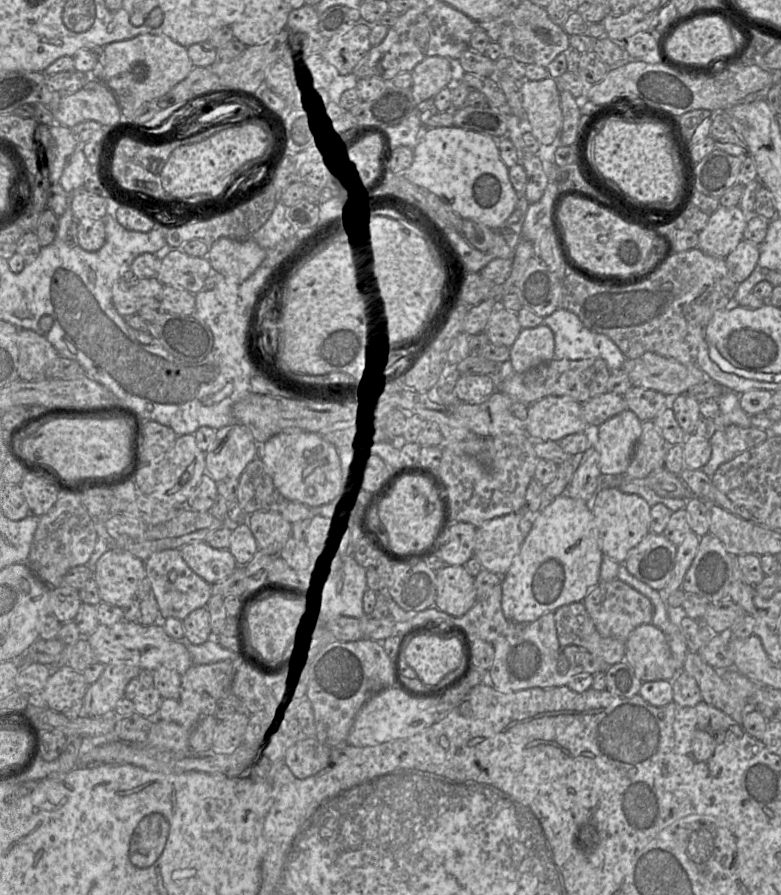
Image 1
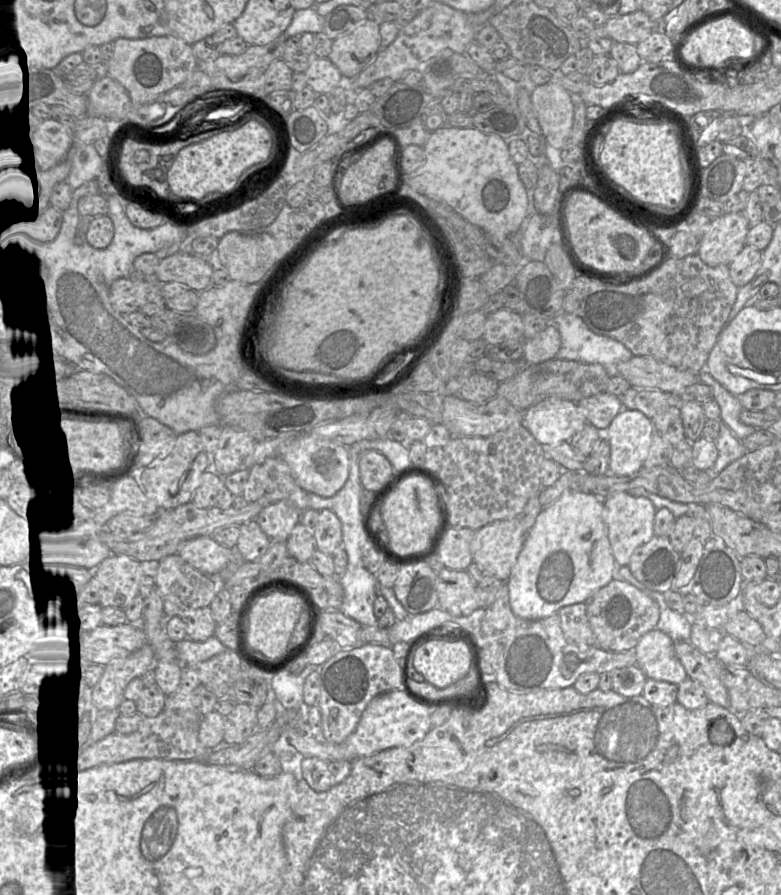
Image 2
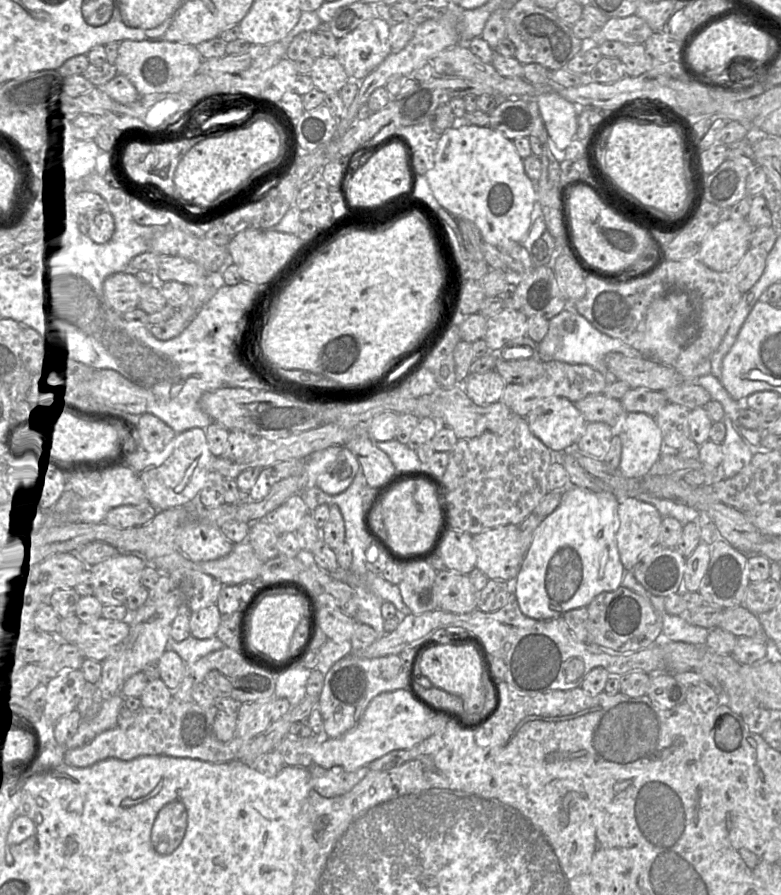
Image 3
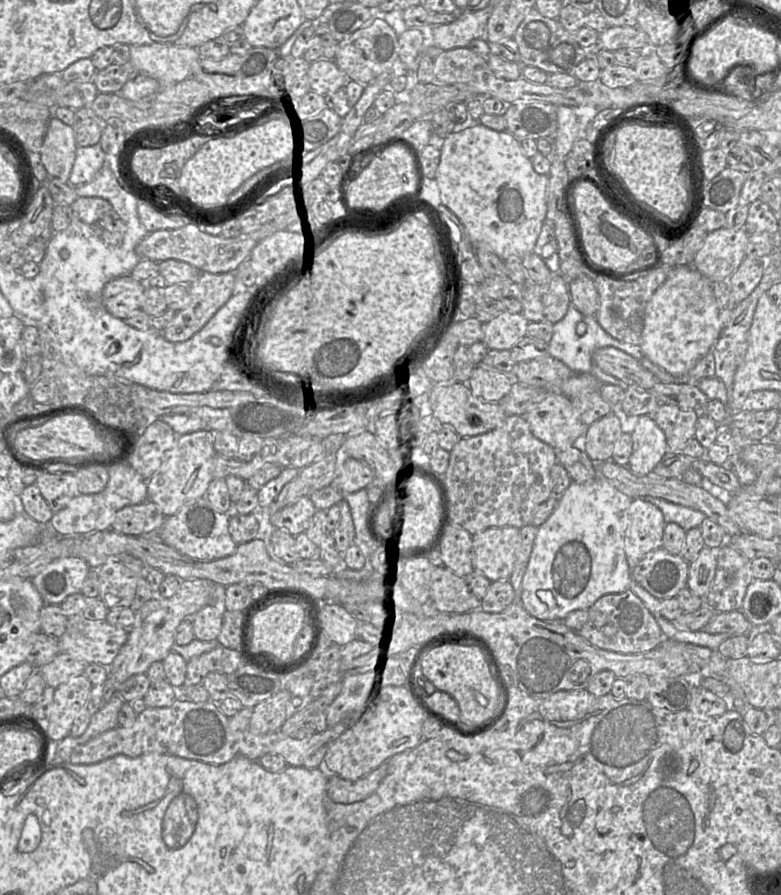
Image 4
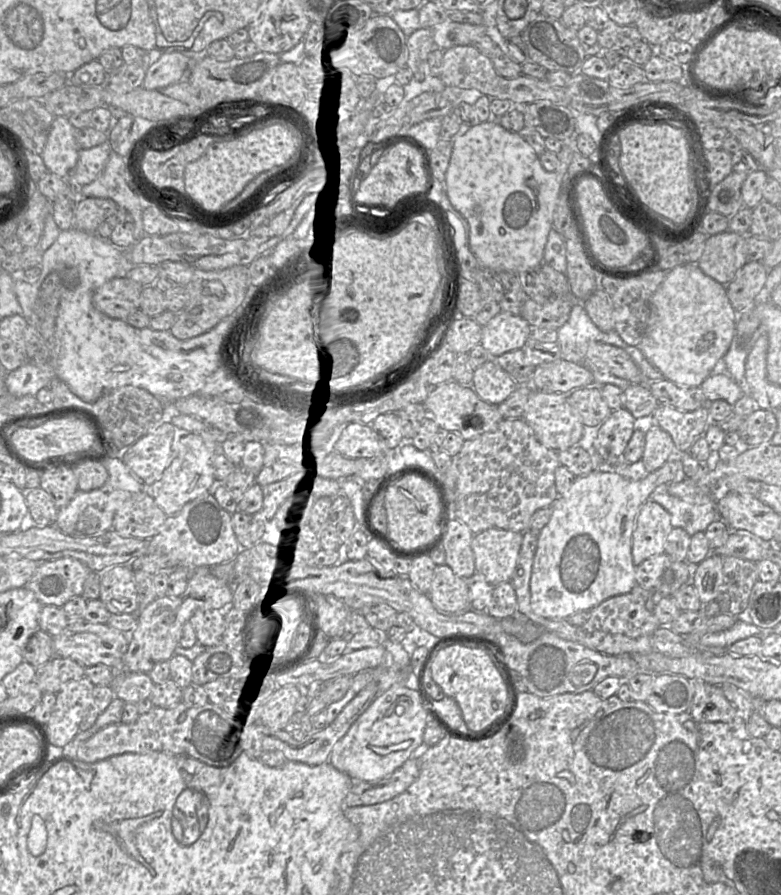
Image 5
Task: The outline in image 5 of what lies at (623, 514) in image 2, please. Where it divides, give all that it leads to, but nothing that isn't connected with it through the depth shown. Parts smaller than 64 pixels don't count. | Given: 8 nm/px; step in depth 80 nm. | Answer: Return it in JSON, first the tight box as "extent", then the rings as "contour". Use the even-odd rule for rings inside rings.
{"extent":[632,500,672,566],"contour":[[[652,500],[643,504],[632,534],[634,566],[651,556],[665,553],[666,539],[672,529],[671,515],[663,506]]]}

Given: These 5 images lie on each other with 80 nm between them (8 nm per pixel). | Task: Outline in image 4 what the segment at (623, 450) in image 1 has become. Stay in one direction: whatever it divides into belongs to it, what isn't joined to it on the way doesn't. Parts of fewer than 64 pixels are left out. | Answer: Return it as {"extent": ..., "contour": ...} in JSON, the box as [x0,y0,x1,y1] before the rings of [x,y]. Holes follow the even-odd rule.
{"extent":[628,415,668,475],"contour":[[[643,415],[628,426],[633,451],[628,468],[636,475],[653,473],[654,468],[668,451],[666,436],[653,416]]]}

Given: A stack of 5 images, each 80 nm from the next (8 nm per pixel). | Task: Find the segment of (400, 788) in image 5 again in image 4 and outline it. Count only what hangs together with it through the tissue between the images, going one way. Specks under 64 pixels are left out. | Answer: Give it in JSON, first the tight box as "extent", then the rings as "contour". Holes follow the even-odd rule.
{"extent":[326,763,388,804],"contour":[[[388,763],[357,780],[343,779],[337,775],[329,775],[326,795],[336,803],[349,804],[362,801],[370,796],[388,774]]]}

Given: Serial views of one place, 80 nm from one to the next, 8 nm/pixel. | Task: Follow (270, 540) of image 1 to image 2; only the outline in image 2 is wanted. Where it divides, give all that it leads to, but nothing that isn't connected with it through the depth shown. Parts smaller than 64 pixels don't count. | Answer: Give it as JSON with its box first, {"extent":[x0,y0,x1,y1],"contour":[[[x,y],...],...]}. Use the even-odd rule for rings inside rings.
{"extent":[255,500,301,541],"contour":[[[287,500],[265,507],[255,518],[271,541],[286,541],[299,522],[301,511]]]}

